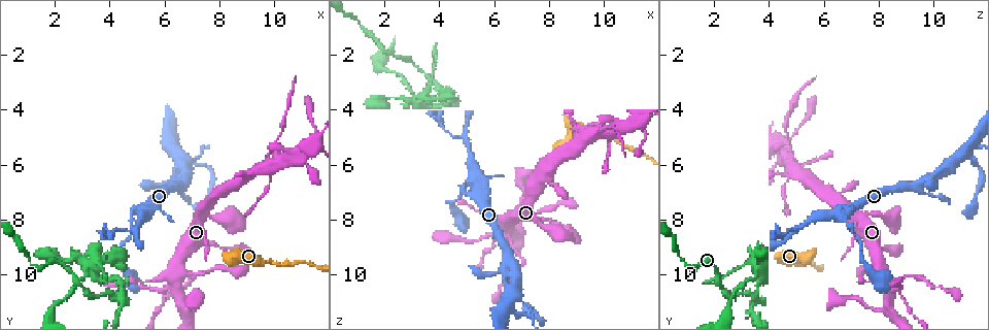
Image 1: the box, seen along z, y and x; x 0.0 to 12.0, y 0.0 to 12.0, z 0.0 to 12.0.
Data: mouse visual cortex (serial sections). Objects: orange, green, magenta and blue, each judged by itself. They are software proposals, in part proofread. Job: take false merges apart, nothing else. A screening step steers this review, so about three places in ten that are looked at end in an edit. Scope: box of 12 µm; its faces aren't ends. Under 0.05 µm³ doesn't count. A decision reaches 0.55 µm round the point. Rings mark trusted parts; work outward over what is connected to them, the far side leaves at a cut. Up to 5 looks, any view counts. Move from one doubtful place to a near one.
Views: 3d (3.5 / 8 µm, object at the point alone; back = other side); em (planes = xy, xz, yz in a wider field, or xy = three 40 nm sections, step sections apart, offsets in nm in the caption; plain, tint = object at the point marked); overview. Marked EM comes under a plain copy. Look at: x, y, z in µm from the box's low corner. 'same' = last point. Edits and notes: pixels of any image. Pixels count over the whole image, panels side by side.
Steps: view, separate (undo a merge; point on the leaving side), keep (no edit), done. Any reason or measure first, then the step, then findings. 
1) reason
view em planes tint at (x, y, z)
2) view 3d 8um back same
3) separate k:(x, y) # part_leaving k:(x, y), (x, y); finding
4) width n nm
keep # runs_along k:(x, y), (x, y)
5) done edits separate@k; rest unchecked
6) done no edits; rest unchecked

narrows sharply
view 3d 3.5um back at (6.6, 6.7, 9.6)

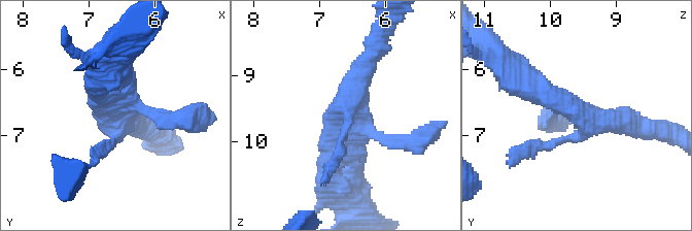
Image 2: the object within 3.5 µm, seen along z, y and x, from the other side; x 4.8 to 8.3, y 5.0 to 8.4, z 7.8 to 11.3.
now the EM
view em xy step 1 tint at (6.65, 6.60, 9.60)

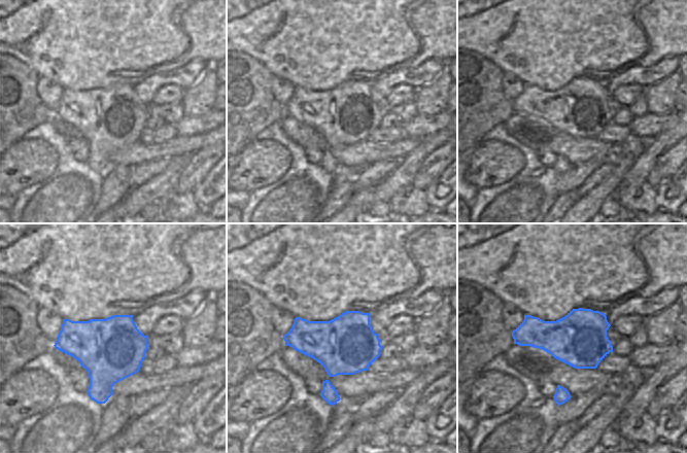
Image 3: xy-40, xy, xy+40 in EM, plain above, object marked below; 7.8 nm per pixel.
another direction
view em xy step 2 tint same

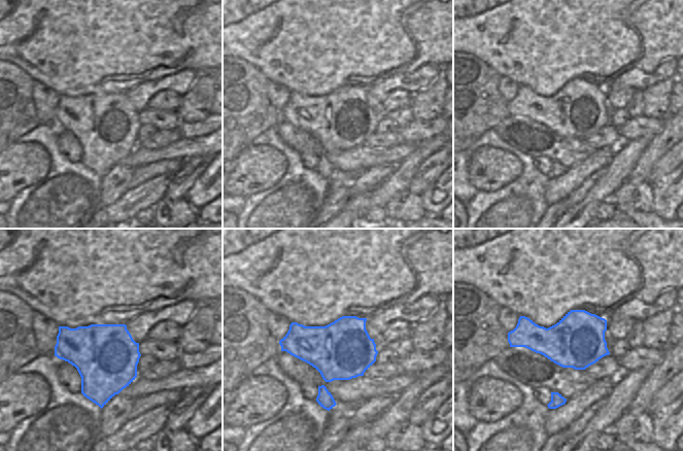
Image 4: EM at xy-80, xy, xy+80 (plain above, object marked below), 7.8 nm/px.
keep # runs_along 2:(630, 124), (585, 121), (519, 73); continuous, no second cell

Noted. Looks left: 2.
thick turns thin
view 3d 3.5um at (9.8, 6.1, 4.8)

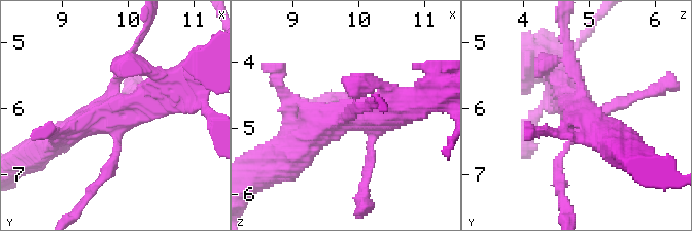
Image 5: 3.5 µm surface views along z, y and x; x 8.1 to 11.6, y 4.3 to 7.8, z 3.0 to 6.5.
view em planes tint at (9.75, 6.05, 4.85)

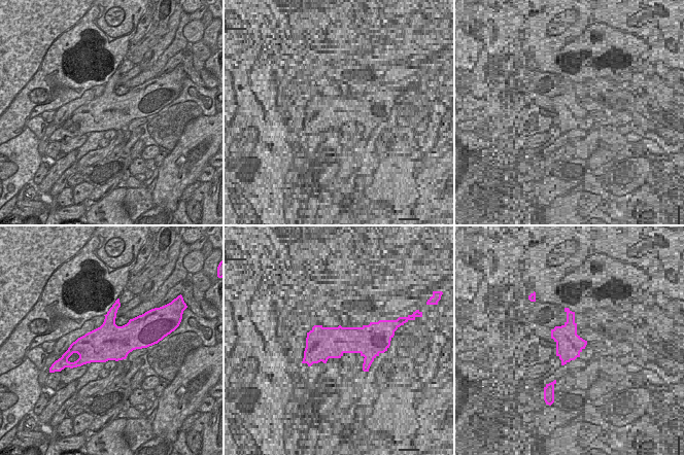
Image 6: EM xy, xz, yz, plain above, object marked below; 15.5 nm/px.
keep # runs_along 5:(59, 135), (173, 88); one cell here

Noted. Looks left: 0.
done no edits; rest unchecked

